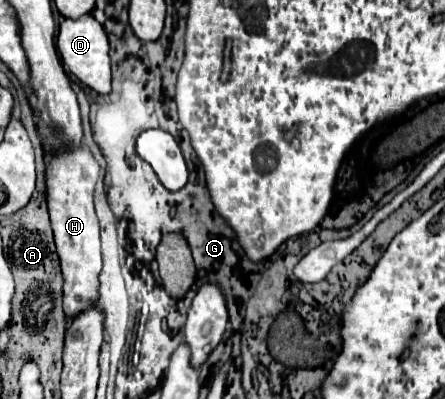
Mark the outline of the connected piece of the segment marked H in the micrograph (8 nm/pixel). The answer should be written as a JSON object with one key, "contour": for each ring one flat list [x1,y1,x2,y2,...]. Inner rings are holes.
{"contour":[[80,145,72,147,72,151,62,151,62,155,52,155,46,159,46,195,48,195,48,211,54,229,54,241,60,257,62,277,64,277,64,315,66,323,70,323,80,311,92,309,98,303,100,289,100,233,98,219,92,203,94,185,98,179,98,163,92,153]]}

